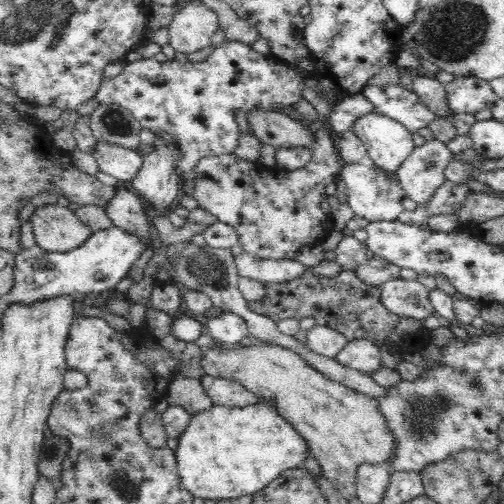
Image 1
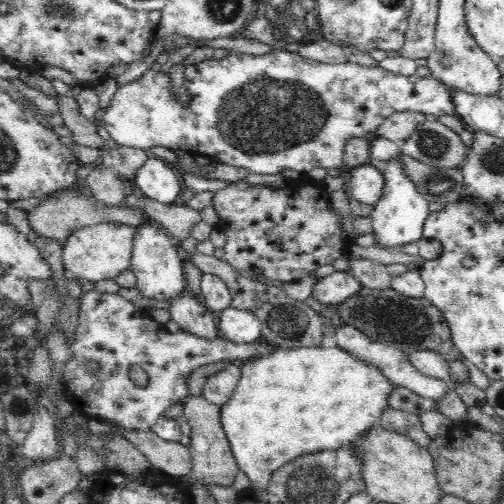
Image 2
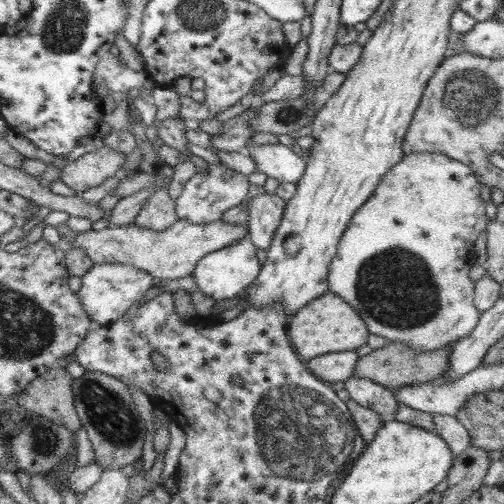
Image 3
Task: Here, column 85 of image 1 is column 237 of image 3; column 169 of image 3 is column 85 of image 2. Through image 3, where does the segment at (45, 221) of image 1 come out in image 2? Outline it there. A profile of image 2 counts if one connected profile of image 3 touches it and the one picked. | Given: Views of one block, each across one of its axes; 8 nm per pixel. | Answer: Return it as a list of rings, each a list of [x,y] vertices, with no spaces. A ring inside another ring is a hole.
[[[102,222],[102,224],[76,228],[72,234],[68,234],[64,242],[66,272],[74,272],[76,278],[90,280],[94,284],[108,280],[108,278],[116,278],[122,270],[130,268],[132,264],[134,232],[136,228],[126,226],[126,224],[114,224],[114,222]]]

